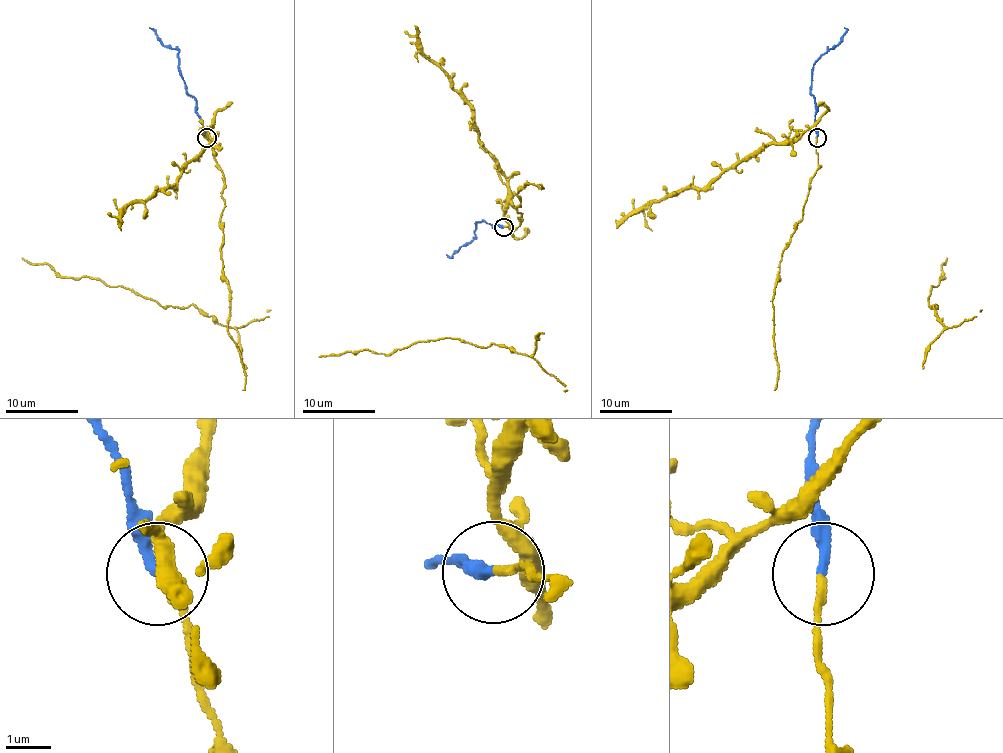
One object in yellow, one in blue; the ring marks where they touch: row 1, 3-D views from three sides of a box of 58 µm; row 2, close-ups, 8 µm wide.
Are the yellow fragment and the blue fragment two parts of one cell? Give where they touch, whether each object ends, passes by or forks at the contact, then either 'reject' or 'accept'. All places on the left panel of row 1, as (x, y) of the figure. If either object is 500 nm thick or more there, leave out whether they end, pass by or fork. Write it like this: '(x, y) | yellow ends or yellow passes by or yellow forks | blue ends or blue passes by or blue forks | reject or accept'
(207, 137) | yellow passes by | blue ends | accept

